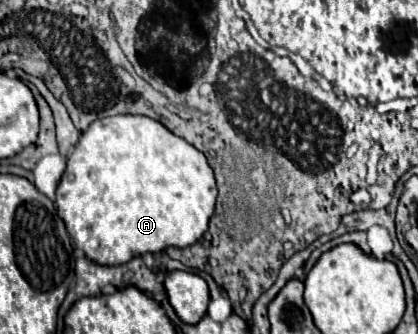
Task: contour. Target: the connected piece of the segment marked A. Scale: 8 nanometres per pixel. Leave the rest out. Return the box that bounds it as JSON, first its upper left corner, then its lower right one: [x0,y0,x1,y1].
[56,115,216,265]

